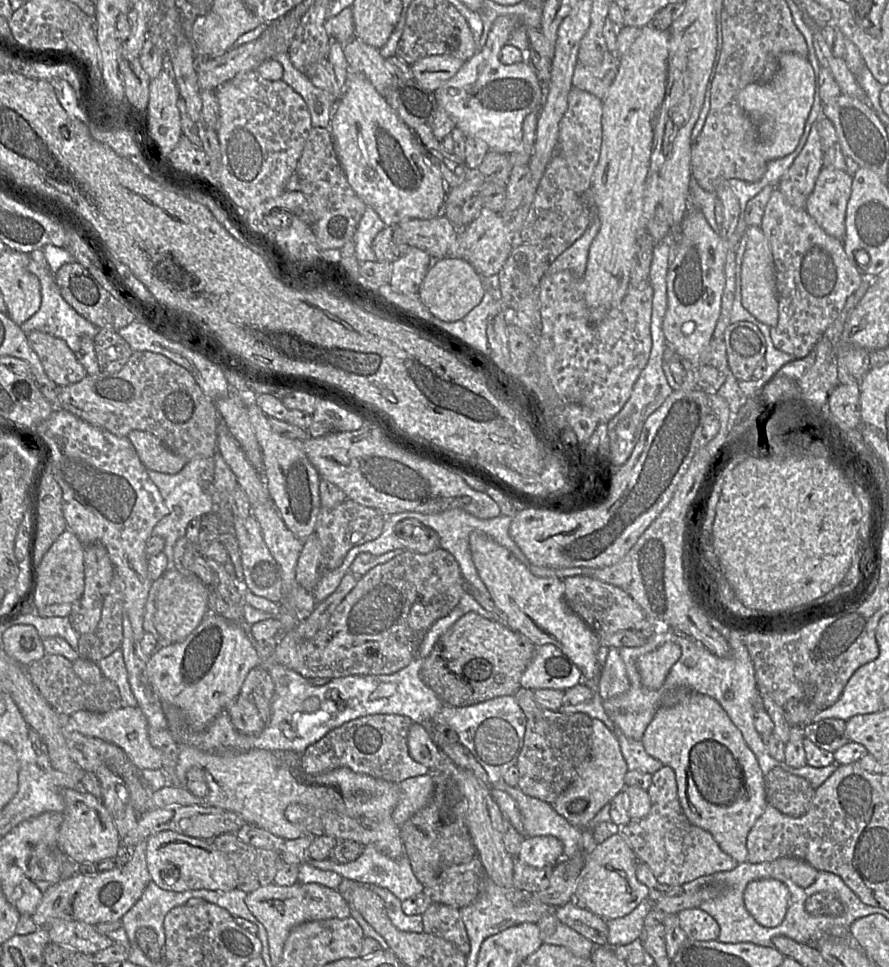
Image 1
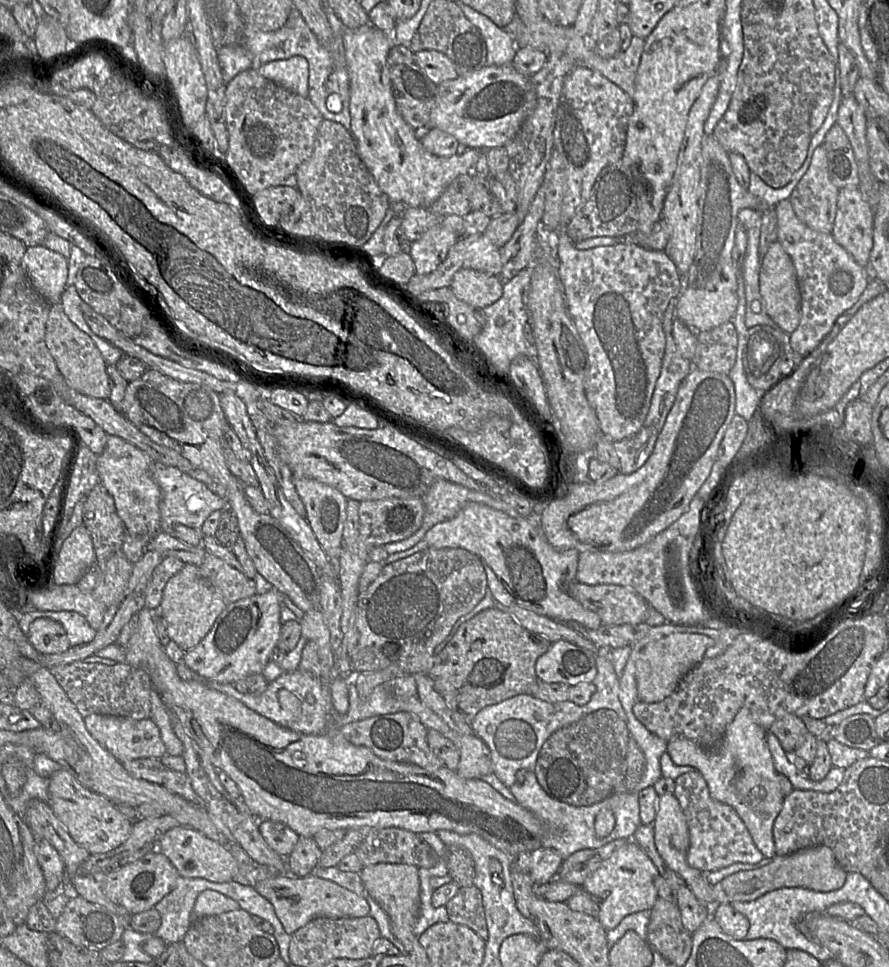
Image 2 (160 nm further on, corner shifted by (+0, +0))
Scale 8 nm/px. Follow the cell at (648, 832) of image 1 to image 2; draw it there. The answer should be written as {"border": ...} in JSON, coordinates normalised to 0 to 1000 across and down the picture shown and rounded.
{"border":[[[774,797],[763,802],[757,822],[773,848],[775,876],[772,886],[777,897],[801,902],[826,892],[845,893],[859,887],[826,836],[800,824],[795,809],[785,797]]]}

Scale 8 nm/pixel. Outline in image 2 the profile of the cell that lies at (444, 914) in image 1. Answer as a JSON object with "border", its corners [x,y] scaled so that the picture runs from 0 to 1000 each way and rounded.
{"border":[[[533,915],[519,916],[501,935],[505,952],[531,961],[546,973],[549,968],[541,921]]]}

